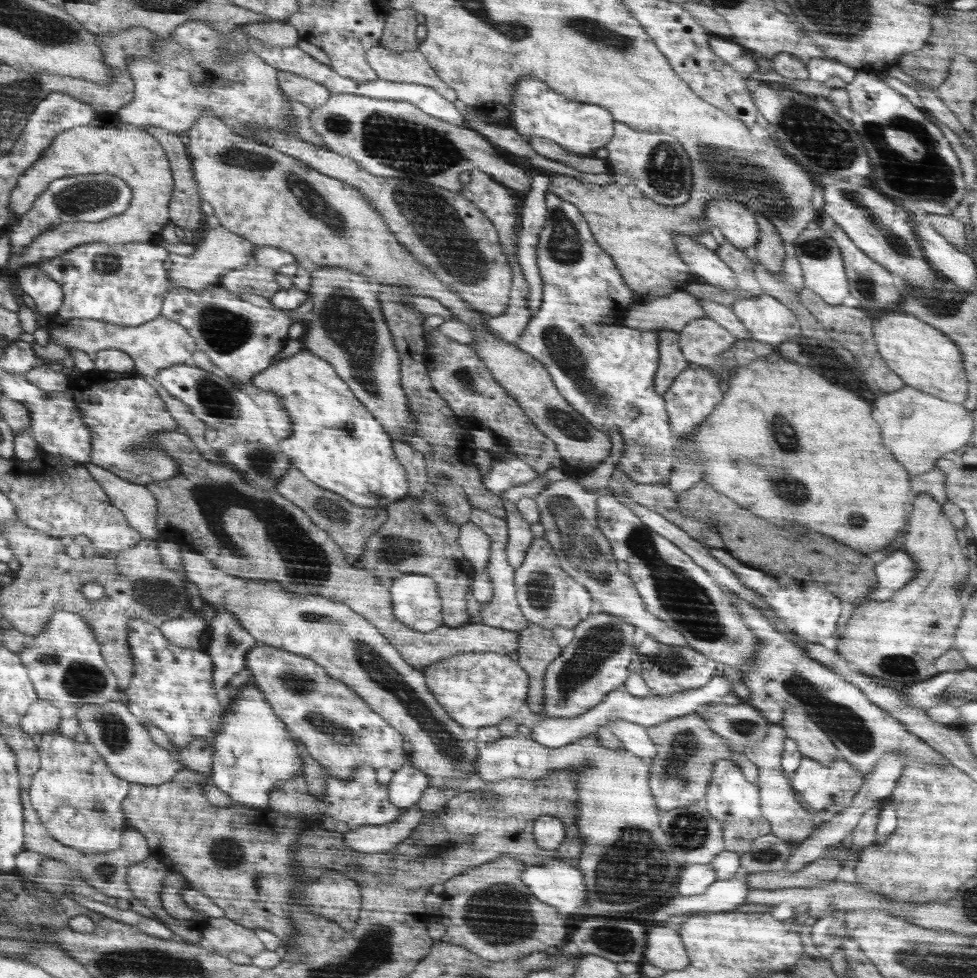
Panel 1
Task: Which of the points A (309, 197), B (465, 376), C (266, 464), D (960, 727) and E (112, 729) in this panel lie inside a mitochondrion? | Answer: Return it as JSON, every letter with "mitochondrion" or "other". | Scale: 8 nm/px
{"A":"mitochondrion","B":"mitochondrion","C":"mitochondrion","D":"other","E":"mitochondrion"}

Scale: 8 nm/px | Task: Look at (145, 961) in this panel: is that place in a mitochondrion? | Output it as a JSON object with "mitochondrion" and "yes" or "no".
{"mitochondrion":"yes"}

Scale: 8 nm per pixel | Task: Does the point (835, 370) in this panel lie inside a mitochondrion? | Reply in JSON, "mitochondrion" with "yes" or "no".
{"mitochondrion":"yes"}

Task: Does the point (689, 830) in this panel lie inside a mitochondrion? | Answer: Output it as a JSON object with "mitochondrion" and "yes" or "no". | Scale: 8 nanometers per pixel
{"mitochondrion":"yes"}

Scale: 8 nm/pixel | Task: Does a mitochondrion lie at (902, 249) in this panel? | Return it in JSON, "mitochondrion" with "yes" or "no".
{"mitochondrion":"yes"}

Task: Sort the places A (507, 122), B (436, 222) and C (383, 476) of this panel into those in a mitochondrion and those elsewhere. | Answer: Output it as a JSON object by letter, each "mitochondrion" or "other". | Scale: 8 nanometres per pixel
{"A":"other","B":"mitochondrion","C":"other"}

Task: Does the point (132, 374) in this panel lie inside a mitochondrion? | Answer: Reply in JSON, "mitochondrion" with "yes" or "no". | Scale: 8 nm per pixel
{"mitochondrion":"no"}

